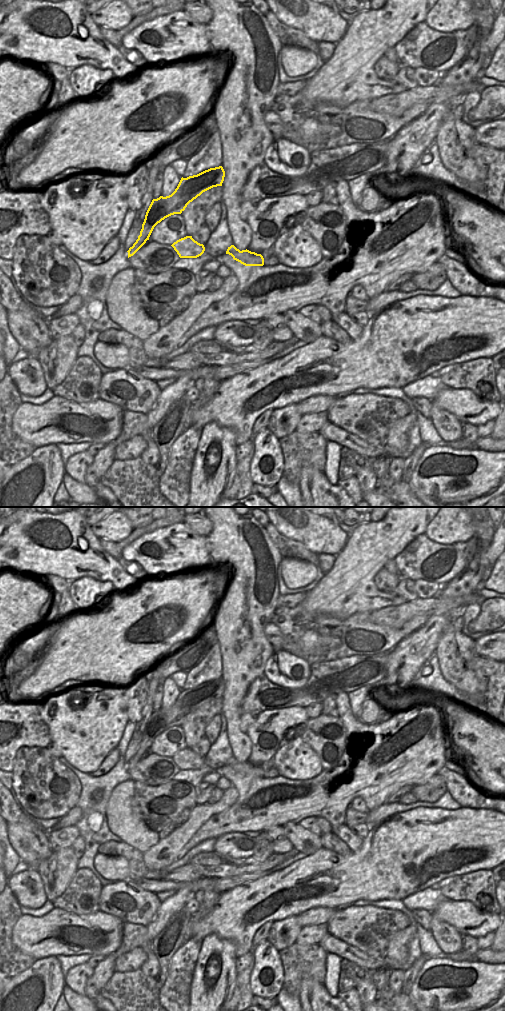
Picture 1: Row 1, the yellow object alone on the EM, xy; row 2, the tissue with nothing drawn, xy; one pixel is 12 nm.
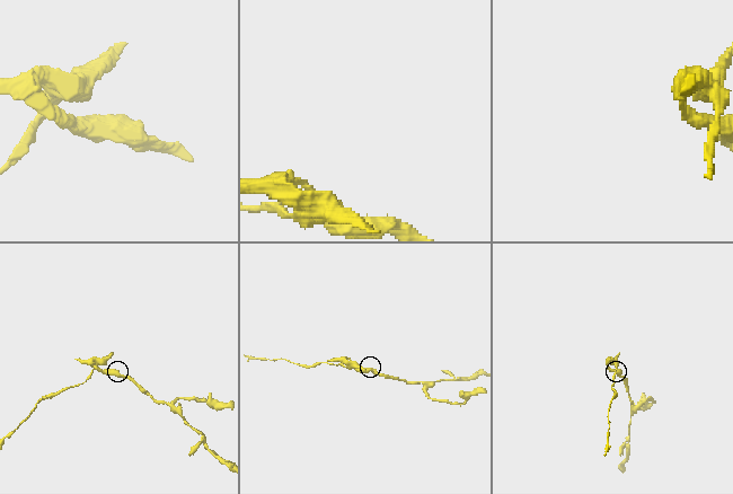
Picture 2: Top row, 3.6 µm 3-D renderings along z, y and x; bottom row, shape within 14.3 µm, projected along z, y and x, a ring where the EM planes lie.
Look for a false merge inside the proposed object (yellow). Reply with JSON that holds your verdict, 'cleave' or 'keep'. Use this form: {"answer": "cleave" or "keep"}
{"answer": "cleave"}

